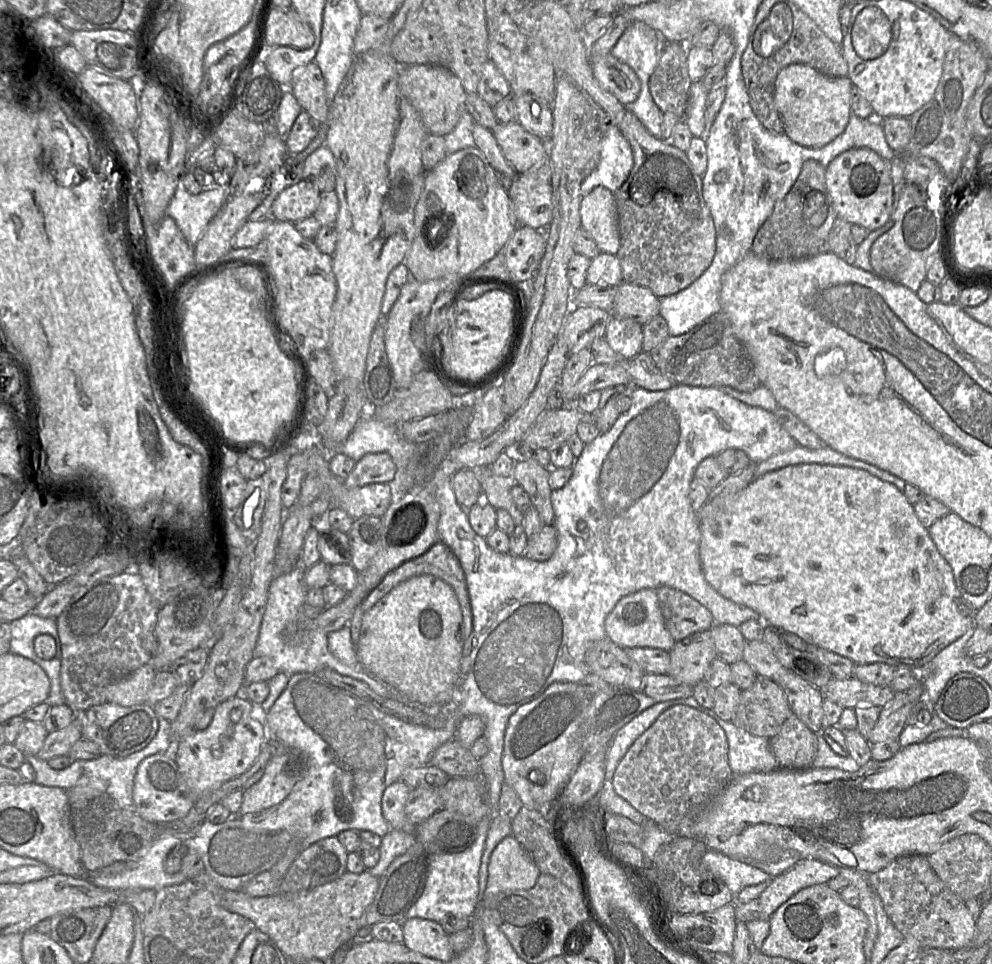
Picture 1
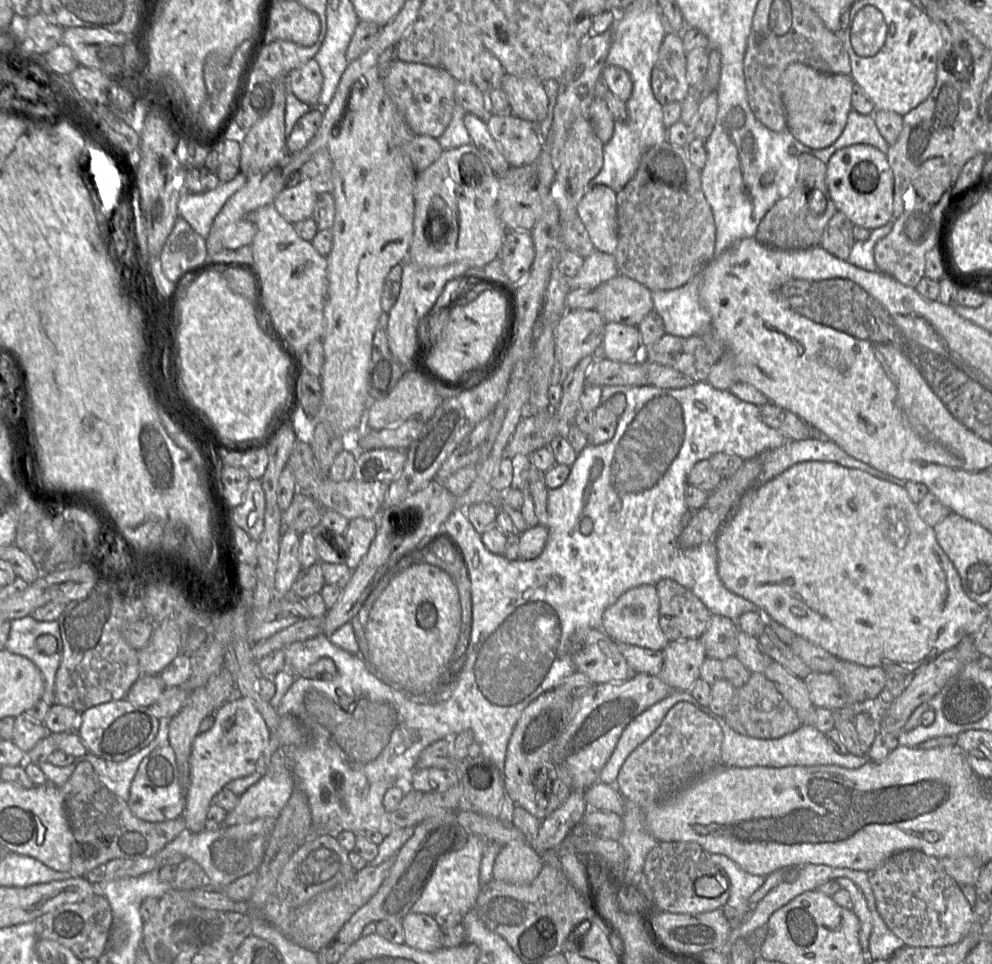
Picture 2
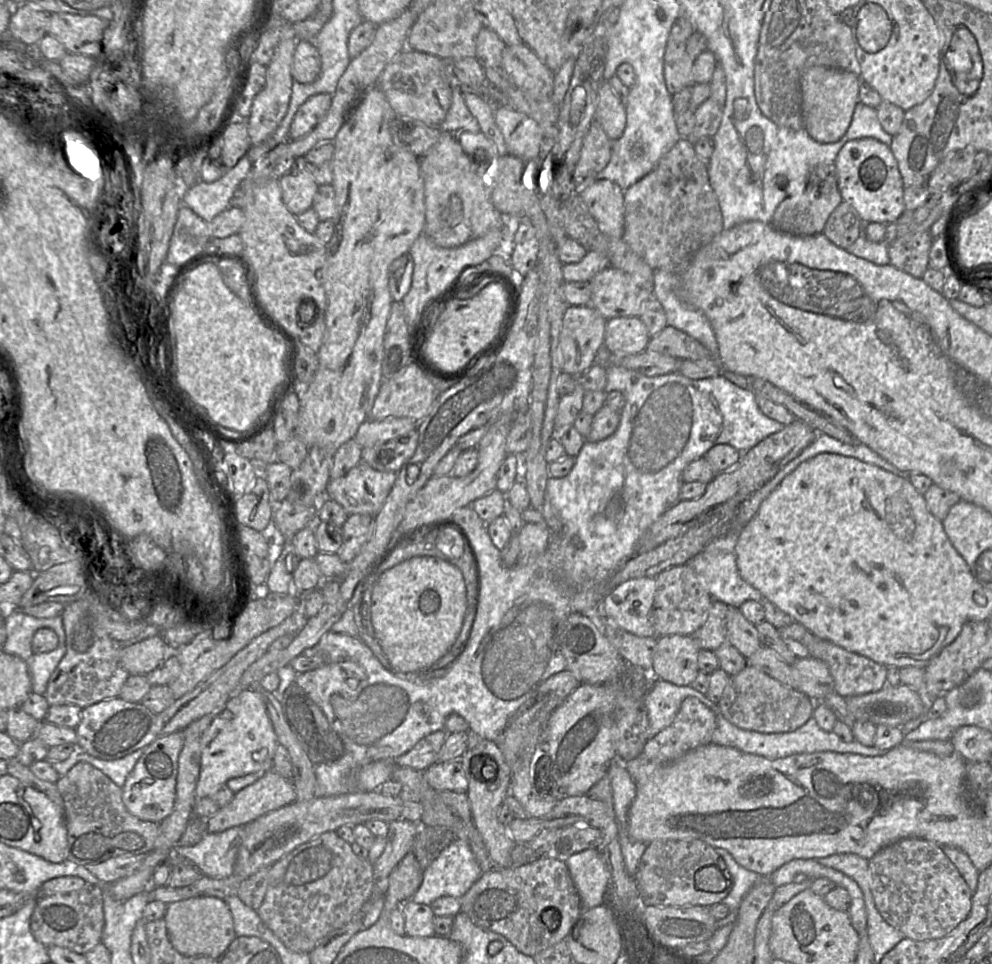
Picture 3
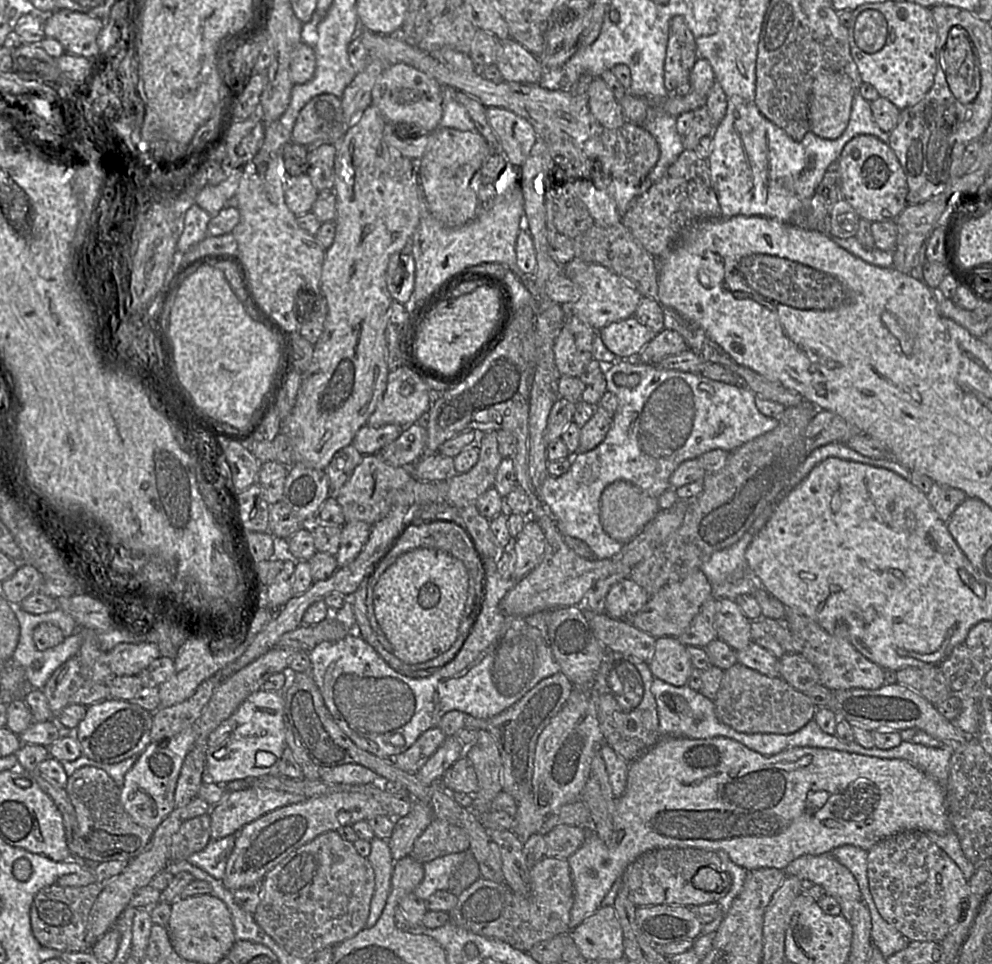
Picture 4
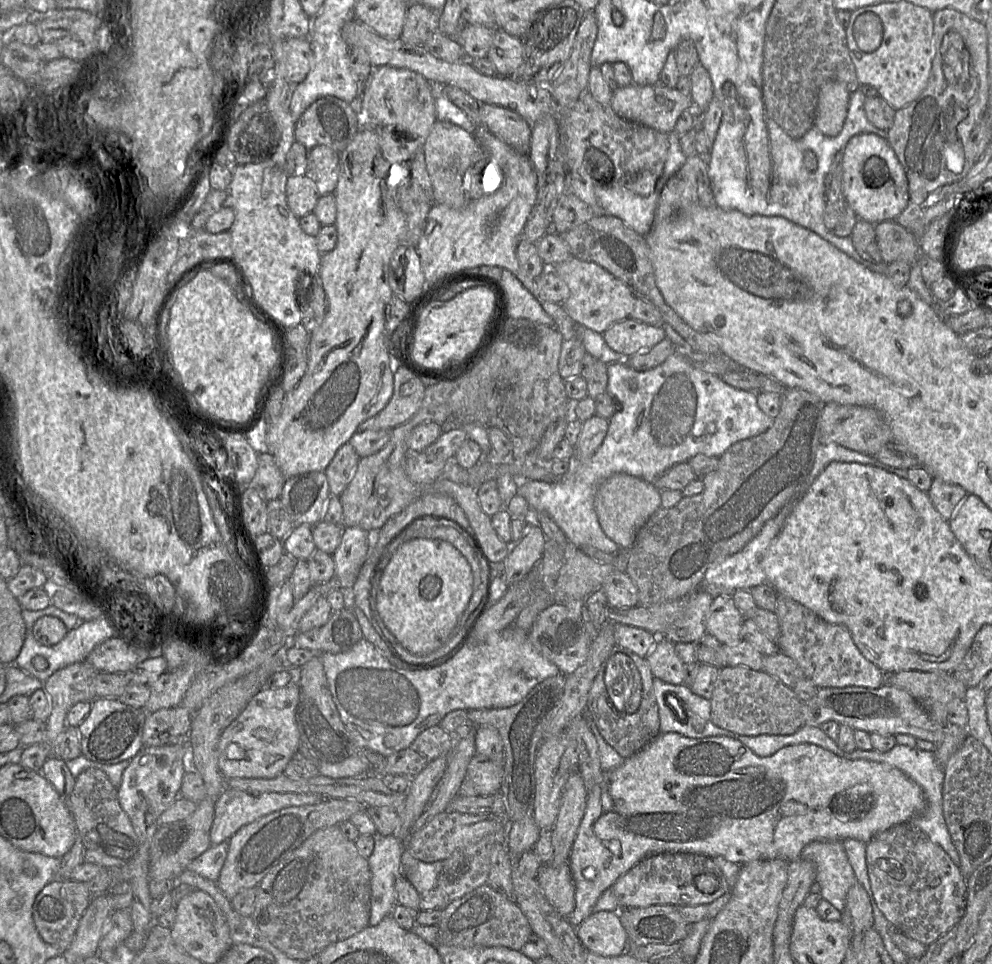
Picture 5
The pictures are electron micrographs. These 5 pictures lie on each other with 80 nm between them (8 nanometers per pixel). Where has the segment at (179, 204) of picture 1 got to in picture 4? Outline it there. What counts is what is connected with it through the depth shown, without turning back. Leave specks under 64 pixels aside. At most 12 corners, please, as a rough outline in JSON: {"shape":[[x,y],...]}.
{"shape":[[243,167],[231,169],[225,181],[207,184],[195,203],[216,216],[234,197]]}

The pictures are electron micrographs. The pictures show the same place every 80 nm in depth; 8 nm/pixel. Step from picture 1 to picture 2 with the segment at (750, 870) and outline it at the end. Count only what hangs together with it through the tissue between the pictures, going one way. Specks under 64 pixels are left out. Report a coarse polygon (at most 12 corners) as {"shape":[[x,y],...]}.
{"shape":[[723,854],[711,859],[725,871],[726,904],[749,914],[749,898],[766,877],[743,870]]}

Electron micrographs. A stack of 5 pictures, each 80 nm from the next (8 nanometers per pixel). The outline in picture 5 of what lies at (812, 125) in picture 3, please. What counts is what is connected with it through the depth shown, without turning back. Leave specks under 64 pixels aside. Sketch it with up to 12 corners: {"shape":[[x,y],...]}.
{"shape":[[845,85],[820,87],[814,127],[841,132],[850,95]]}

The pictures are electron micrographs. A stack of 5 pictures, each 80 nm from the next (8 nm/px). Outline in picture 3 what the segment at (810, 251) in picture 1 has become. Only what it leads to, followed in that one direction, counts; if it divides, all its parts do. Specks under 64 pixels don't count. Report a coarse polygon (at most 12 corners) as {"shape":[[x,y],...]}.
{"shape":[[834,163],[816,165],[804,192],[782,202],[770,226],[823,234],[842,201]]}

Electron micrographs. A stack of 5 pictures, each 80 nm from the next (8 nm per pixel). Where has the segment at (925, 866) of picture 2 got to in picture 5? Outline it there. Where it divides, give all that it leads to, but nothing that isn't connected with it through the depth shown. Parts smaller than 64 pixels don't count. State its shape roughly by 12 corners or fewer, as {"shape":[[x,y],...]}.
{"shape":[[911,822],[875,835],[878,908],[929,946],[962,917],[967,879]]}

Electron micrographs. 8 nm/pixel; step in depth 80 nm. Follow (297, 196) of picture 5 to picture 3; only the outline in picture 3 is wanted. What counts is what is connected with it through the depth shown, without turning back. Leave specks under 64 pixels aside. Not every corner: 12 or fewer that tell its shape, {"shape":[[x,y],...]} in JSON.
{"shape":[[307,170],[280,178],[282,200],[295,216],[312,208],[318,190]]}

